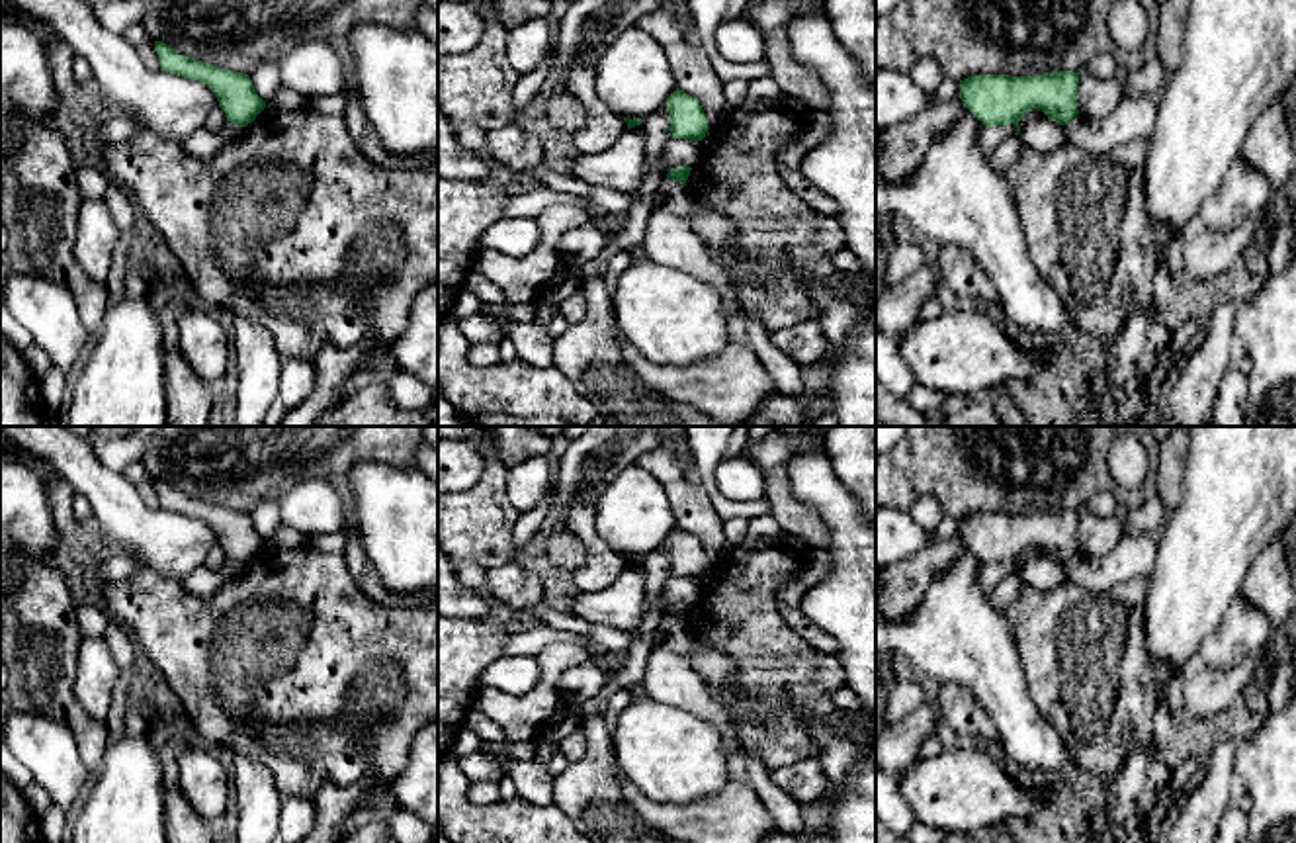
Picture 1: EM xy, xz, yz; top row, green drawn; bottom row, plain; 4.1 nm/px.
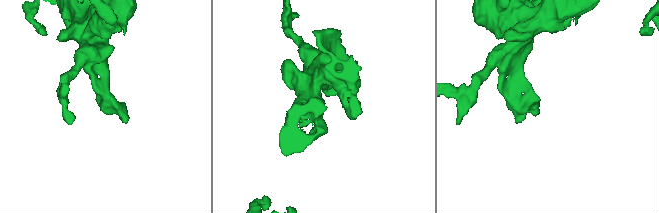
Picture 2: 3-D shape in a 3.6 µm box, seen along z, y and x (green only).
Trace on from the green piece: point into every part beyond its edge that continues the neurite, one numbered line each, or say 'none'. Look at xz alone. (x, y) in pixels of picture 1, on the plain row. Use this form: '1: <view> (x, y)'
none

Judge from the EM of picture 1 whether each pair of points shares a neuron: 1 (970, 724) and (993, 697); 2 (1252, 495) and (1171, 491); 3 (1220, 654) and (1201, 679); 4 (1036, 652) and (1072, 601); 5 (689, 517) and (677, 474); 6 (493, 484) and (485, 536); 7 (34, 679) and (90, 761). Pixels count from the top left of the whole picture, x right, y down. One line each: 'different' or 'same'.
1: different
2: different
3: different
4: same
5: same
6: same
7: same

